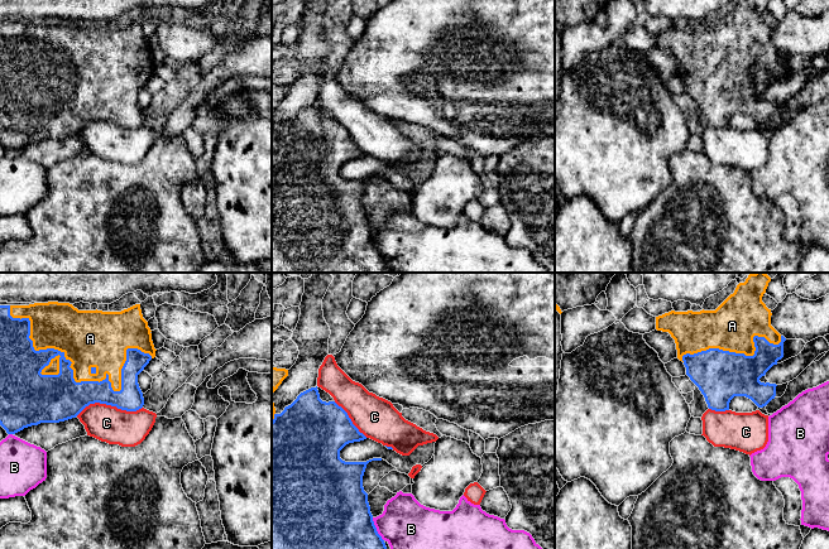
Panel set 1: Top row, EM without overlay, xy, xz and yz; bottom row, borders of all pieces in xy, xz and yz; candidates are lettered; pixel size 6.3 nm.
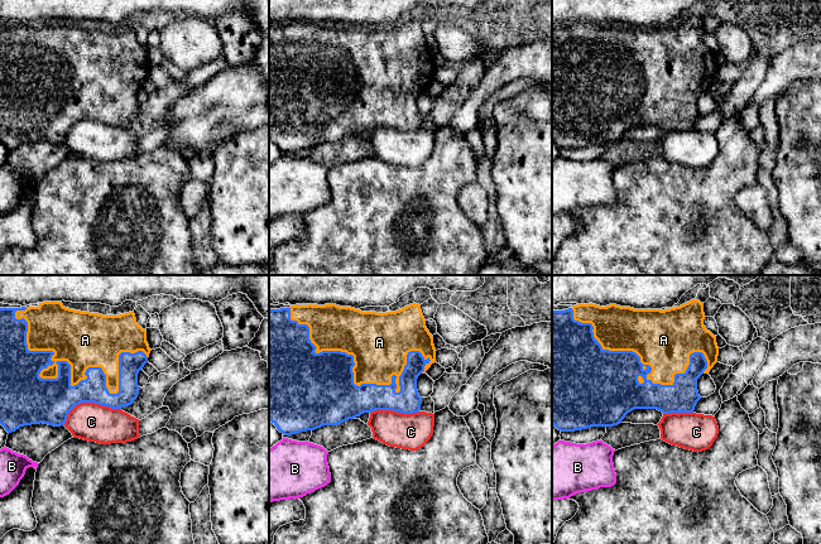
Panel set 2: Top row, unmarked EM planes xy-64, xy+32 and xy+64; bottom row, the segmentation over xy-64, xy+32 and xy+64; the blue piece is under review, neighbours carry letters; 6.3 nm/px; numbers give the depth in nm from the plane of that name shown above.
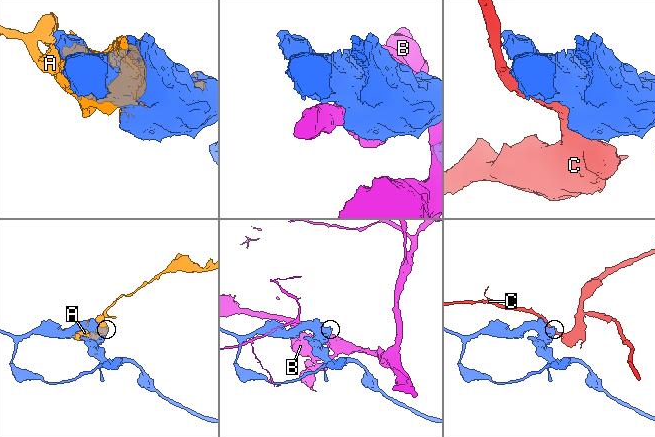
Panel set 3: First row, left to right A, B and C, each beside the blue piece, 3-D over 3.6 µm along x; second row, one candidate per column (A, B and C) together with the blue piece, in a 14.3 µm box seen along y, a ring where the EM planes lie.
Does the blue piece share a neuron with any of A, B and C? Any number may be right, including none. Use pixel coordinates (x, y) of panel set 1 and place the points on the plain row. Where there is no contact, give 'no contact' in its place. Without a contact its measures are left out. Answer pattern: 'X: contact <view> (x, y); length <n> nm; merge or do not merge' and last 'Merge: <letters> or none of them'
A: contact xy (77, 100); length 950 nm; merge
B: contact xz (375, 246); length 170 nm; do not merge
C: contact xy (109, 121); length 420 nm; do not merge
Merge: A

